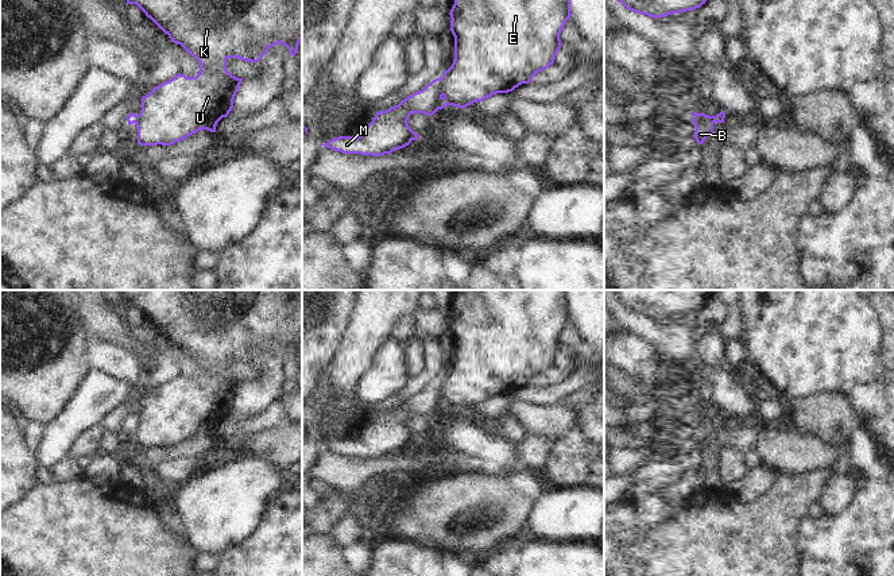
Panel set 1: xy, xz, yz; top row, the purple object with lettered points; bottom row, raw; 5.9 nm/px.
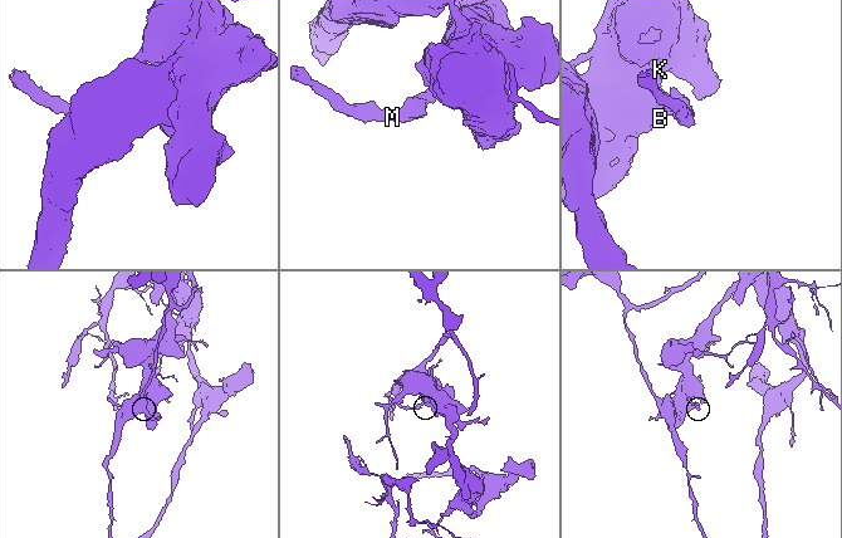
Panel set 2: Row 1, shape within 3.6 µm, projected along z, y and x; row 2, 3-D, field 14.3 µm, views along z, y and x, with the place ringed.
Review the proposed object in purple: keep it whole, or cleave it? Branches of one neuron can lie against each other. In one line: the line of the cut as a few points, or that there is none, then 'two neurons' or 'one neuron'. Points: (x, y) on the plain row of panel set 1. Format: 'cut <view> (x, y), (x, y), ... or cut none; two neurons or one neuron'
cut xz (438, 381), (442, 397); two neurons

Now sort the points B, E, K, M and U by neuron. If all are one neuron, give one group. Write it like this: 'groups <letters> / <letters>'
groups B E K U / M

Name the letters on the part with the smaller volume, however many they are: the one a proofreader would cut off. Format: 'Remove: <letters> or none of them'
Remove: M

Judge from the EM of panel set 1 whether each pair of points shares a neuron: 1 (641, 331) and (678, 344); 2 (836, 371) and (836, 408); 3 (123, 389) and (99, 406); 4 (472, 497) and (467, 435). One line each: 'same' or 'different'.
1: same
2: different
3: same
4: different

